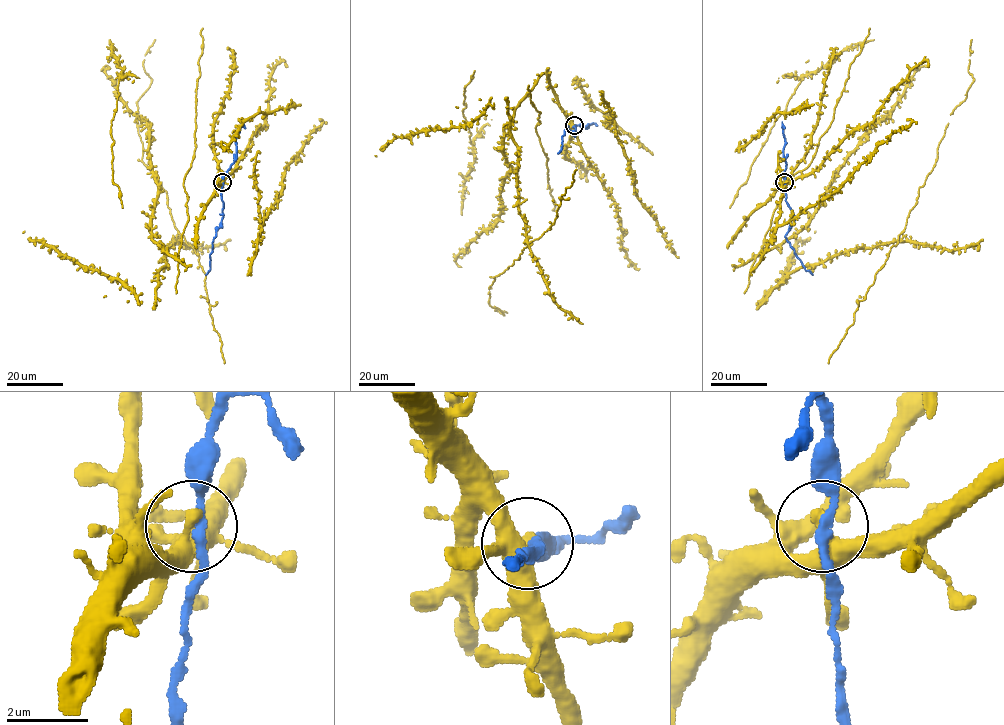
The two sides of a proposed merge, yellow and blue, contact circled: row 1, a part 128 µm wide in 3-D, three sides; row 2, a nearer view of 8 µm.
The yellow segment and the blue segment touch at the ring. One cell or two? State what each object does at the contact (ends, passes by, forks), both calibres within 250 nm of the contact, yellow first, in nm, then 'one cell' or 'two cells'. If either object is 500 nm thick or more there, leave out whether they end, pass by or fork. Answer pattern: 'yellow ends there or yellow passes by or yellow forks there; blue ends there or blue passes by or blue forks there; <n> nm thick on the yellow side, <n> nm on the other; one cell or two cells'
yellow passes by; blue passes by; 340 nm thick on the yellow side, 200 nm on the other; two cells

